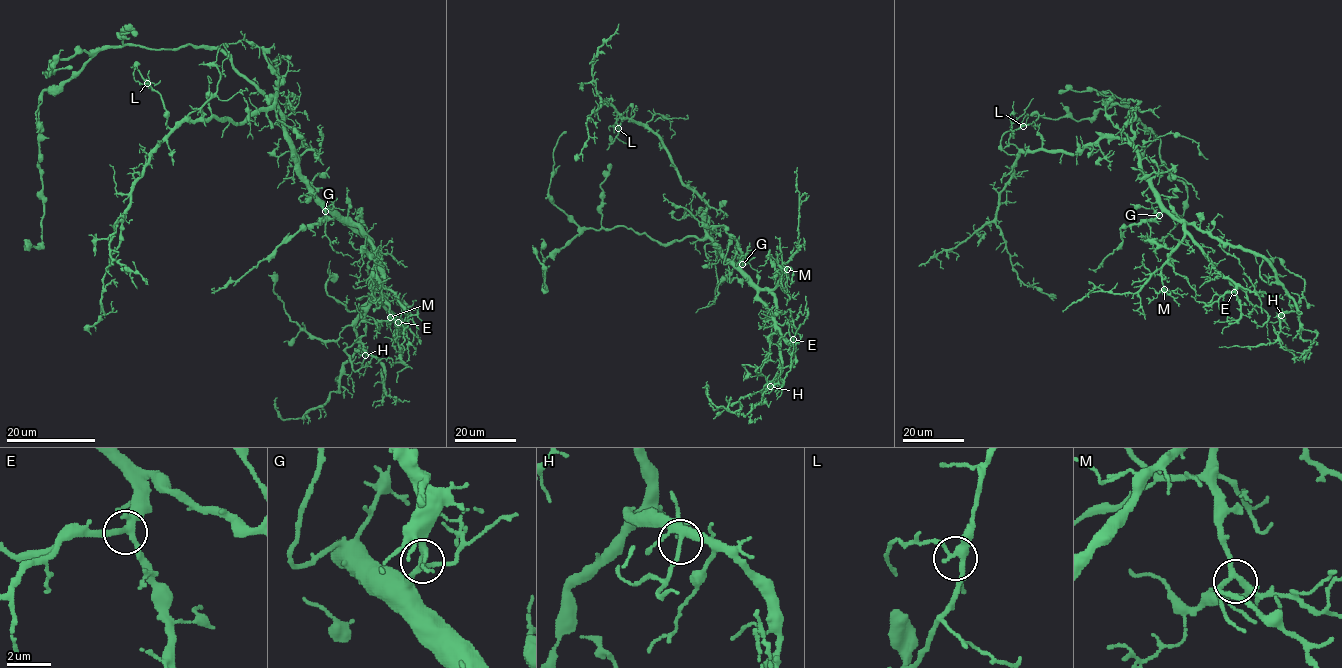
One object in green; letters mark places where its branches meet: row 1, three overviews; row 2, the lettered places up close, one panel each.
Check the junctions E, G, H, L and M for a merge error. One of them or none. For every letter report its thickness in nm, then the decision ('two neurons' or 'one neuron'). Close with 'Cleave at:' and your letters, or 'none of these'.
E: 240 nm thick; one neuron
G: 280 nm thick; one neuron
H: 260 nm thick; one neuron
L: 300 nm thick; one neuron
M: 240 nm thick; one neuron
Cleave at: none of these

